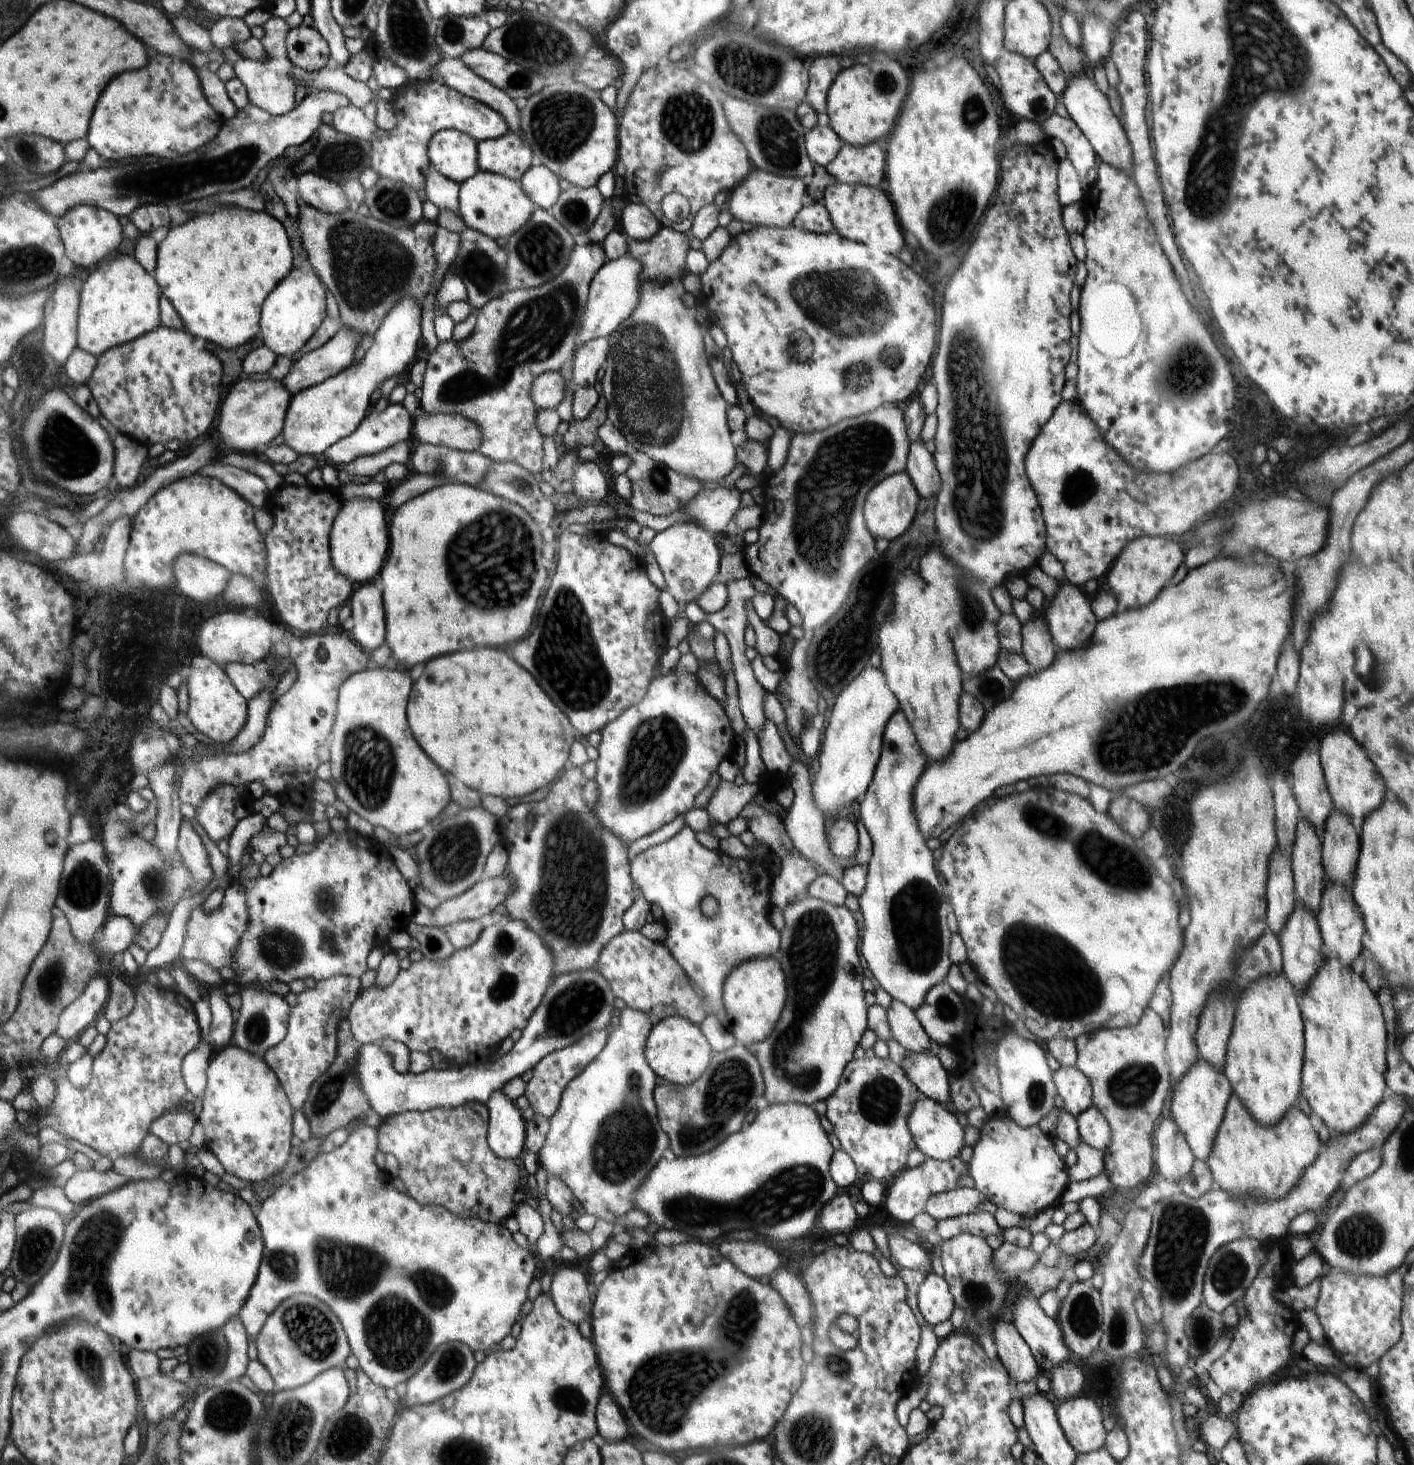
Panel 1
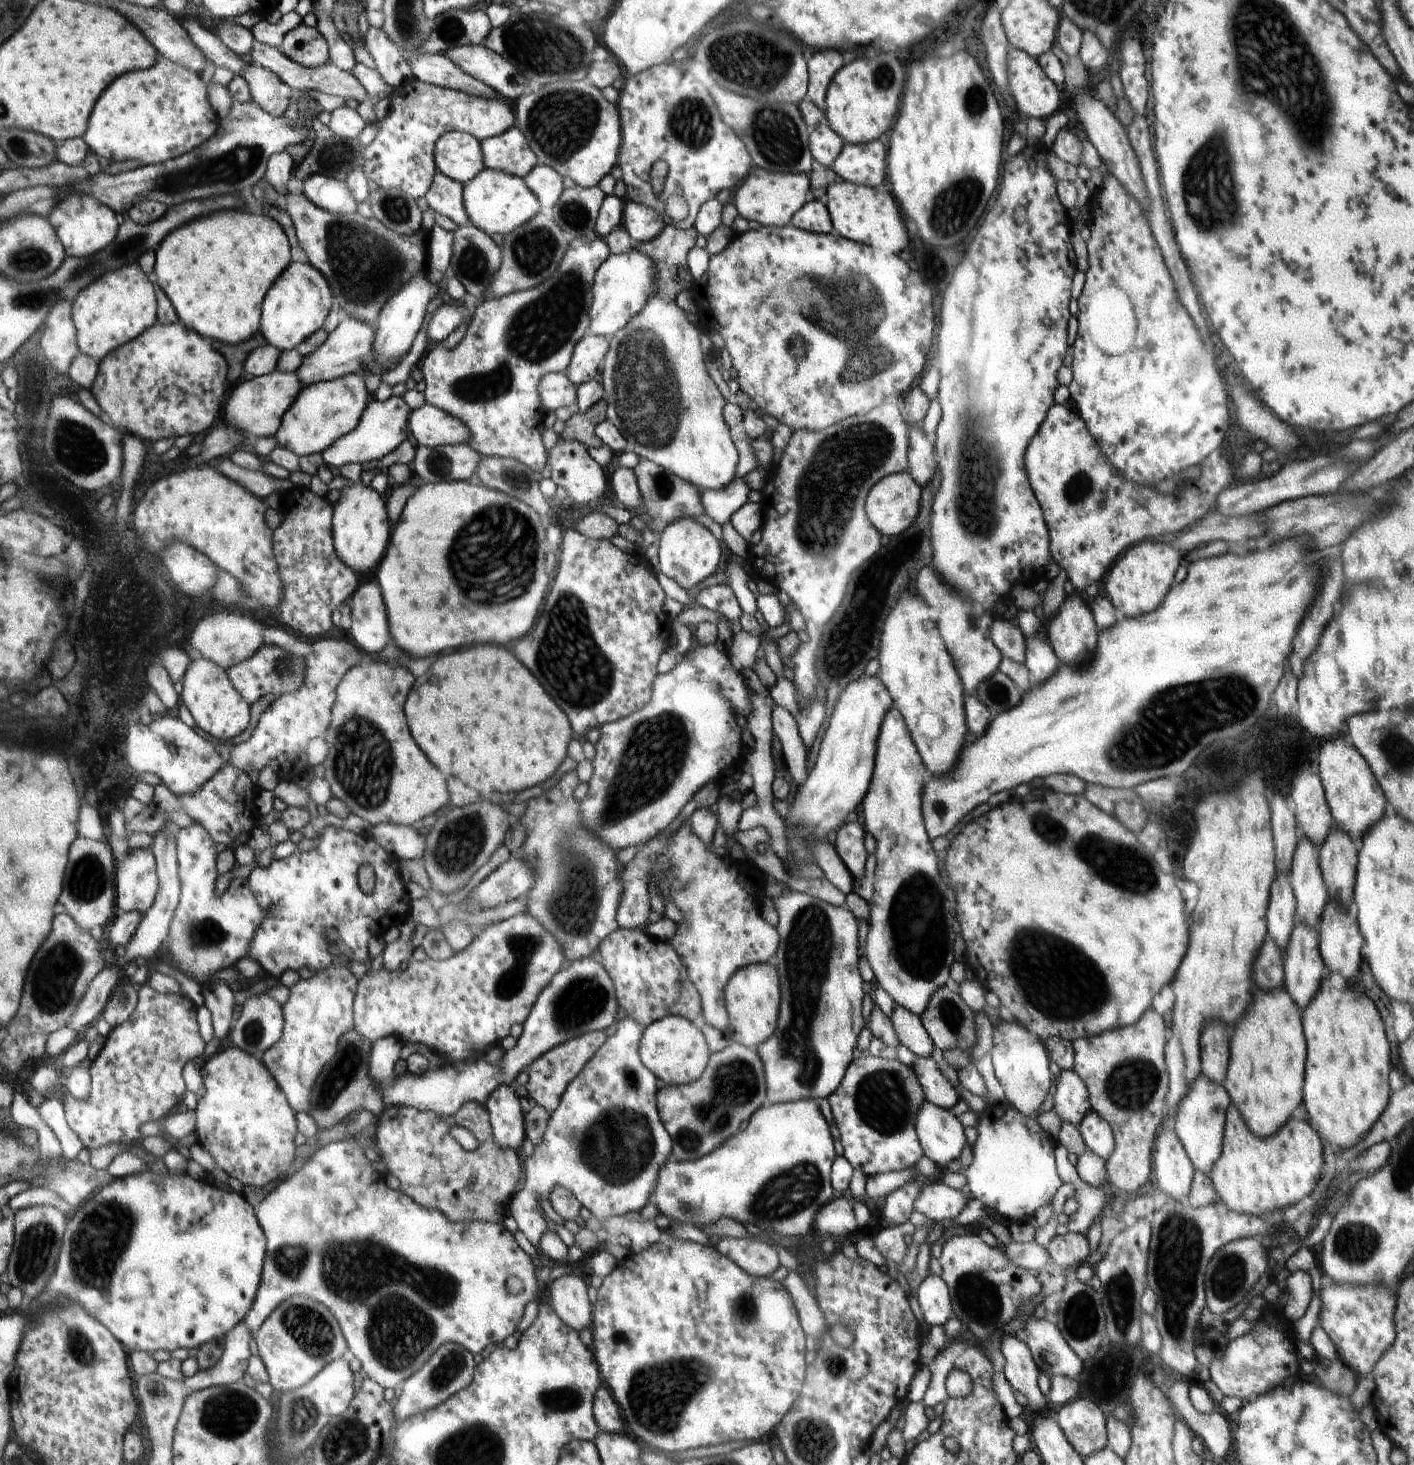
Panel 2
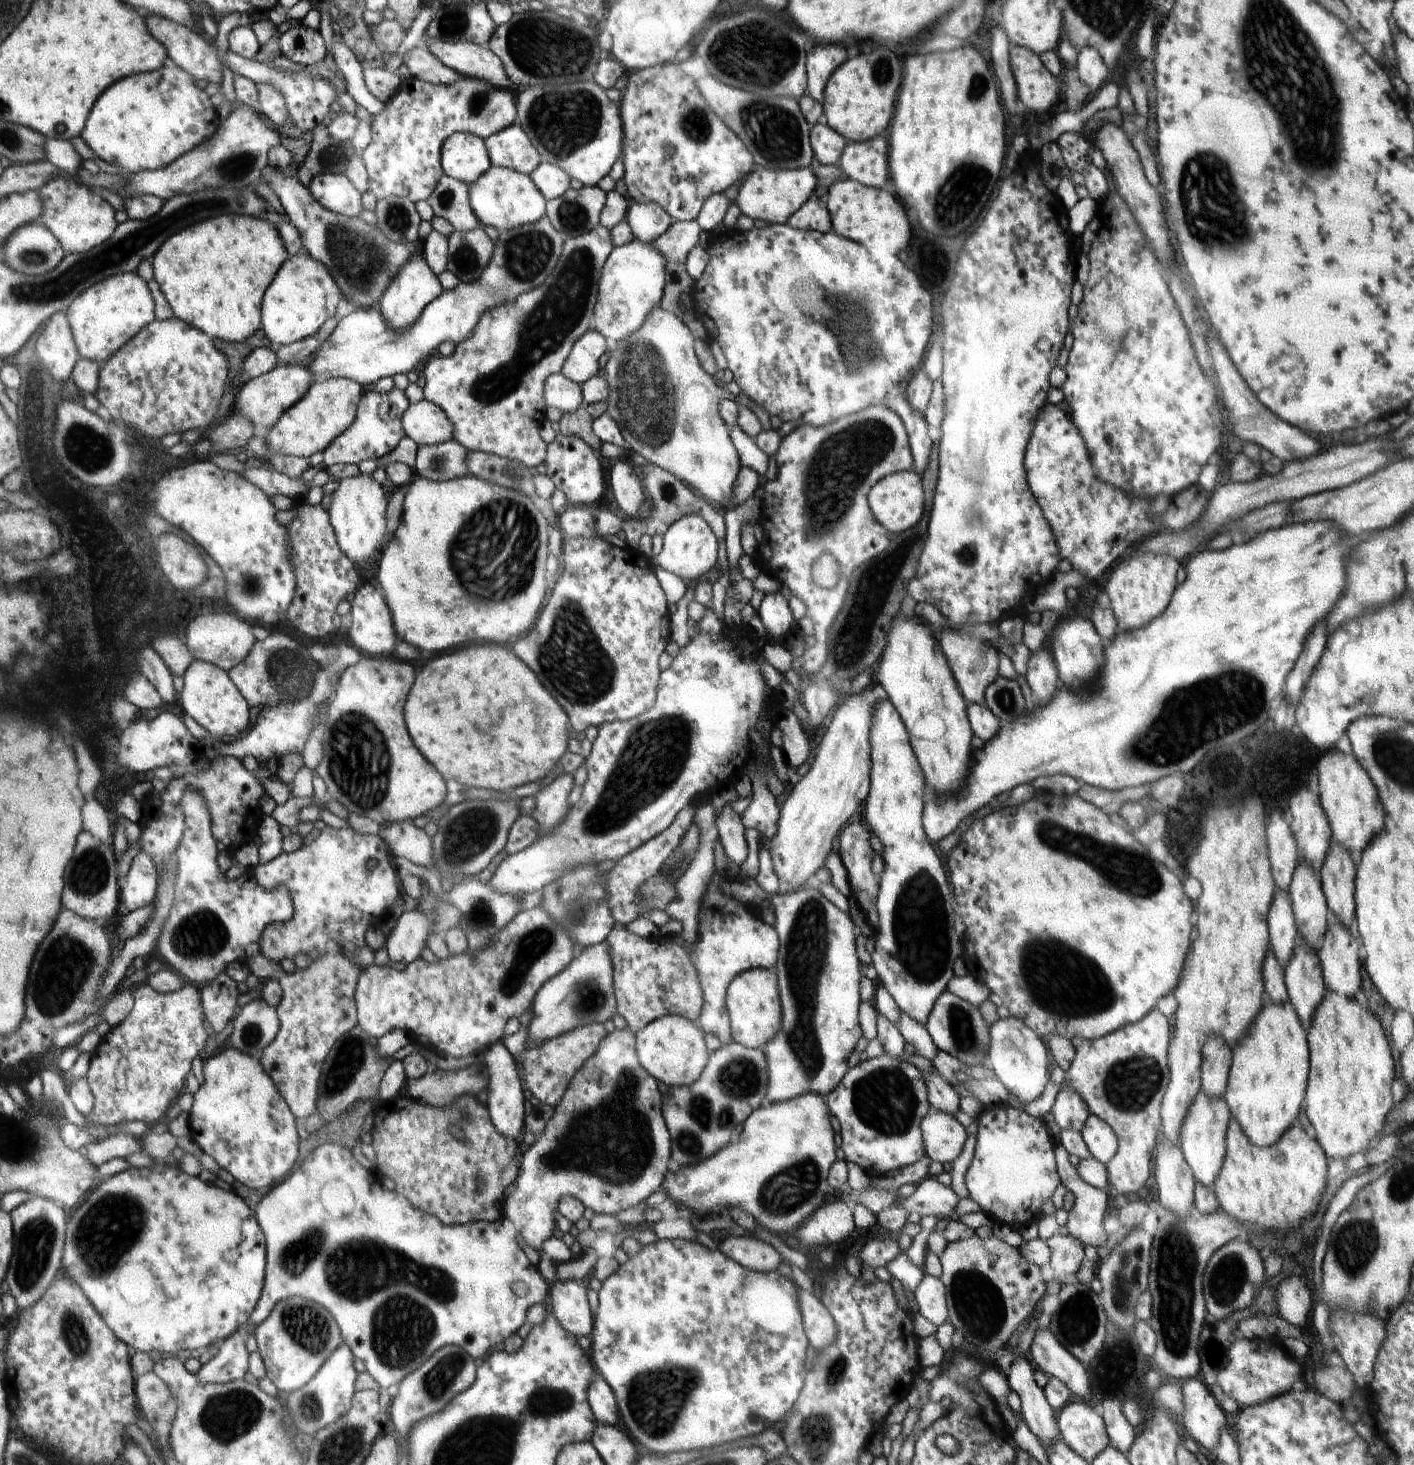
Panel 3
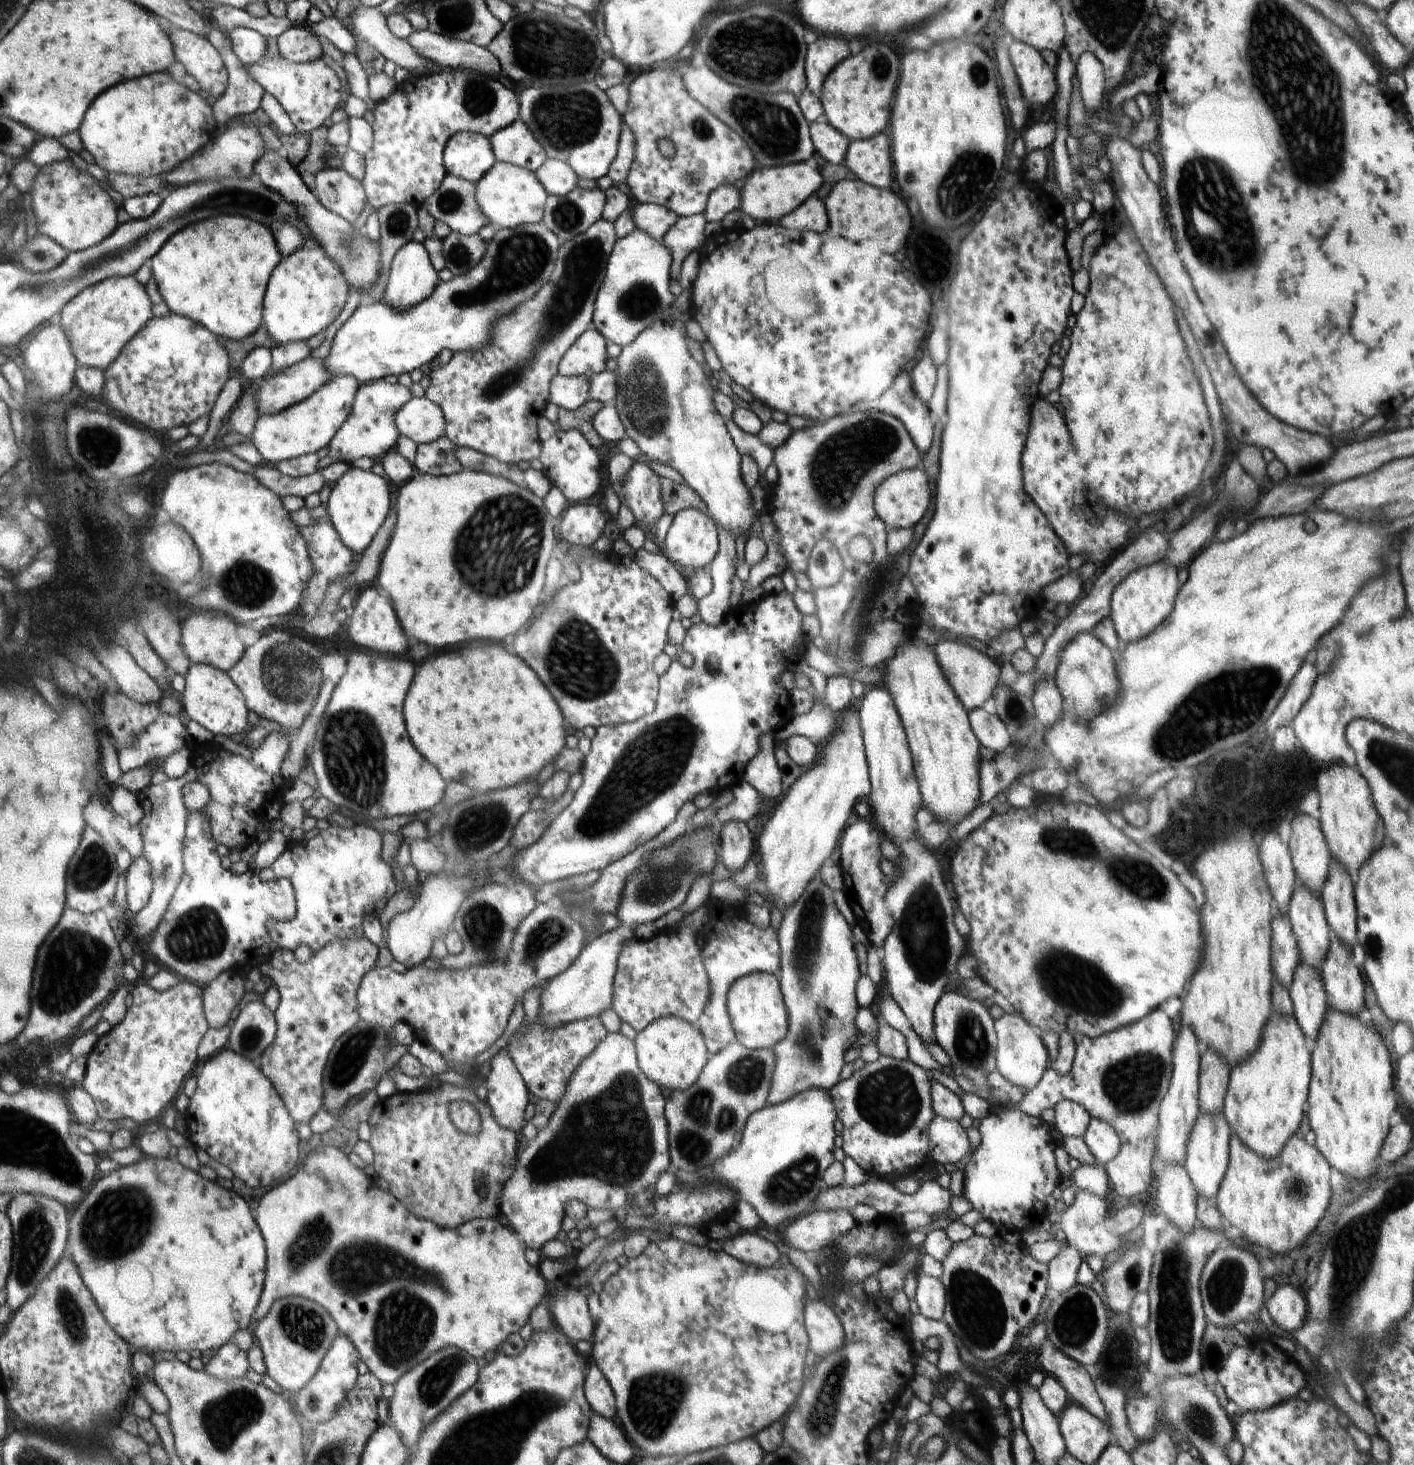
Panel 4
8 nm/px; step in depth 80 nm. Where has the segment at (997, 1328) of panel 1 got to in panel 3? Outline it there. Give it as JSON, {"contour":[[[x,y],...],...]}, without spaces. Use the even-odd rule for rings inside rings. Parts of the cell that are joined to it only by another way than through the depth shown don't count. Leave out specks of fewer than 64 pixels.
{"contour":[[[1019,1353],[1015,1354],[1005,1377],[1011,1390],[1020,1396],[1021,1412],[1018,1415],[1045,1449],[1049,1442],[1060,1437],[1060,1431],[1056,1425],[1056,1414],[1046,1400],[1043,1388],[1034,1381],[1035,1372],[1029,1356]]]}

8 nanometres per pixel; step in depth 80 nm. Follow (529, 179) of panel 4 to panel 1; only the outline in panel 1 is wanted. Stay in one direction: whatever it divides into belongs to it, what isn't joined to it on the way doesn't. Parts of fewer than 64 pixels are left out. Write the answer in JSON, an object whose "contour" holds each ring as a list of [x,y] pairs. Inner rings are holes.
{"contour":[[[479,171],[472,178],[460,183],[459,216],[472,230],[477,230],[494,240],[508,238],[526,226],[536,208],[531,197],[524,192],[520,181],[496,173]]]}

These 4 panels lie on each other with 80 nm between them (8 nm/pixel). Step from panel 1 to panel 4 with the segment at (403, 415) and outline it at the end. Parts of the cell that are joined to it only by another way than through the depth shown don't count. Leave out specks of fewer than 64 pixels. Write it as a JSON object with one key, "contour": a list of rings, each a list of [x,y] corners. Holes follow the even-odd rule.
{"contour":[[[380,379],[374,383],[362,384],[355,394],[352,410],[346,422],[328,443],[327,455],[333,461],[346,461],[352,464],[354,460],[363,456],[380,460],[386,453],[392,452],[401,438],[394,420],[395,414],[412,397],[410,389],[400,383],[389,384]]]}

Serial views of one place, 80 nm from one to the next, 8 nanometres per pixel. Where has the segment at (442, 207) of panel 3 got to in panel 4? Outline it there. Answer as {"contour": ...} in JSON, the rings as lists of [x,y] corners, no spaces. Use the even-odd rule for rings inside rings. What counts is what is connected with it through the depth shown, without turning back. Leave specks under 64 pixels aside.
{"contour":[[[447,174],[438,190],[426,199],[424,206],[428,212],[440,222],[445,222],[452,230],[463,235],[473,235],[486,224],[490,224],[489,219],[484,216],[475,199],[476,185],[464,179]]]}

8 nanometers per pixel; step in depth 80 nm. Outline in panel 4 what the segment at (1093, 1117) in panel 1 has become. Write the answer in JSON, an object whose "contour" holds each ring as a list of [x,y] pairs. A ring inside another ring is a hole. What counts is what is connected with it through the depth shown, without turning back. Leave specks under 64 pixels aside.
{"contour":[[[1097,1118],[1090,1119],[1083,1139],[1096,1162],[1103,1166],[1118,1154],[1121,1147],[1121,1140],[1114,1128]]]}

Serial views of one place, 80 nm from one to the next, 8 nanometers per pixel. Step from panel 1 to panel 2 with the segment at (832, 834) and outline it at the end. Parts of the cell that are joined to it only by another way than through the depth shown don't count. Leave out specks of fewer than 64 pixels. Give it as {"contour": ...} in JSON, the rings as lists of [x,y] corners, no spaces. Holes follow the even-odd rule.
{"contour":[[[848,821],[837,828],[834,846],[838,856],[851,872],[852,876],[860,876],[864,872],[866,862],[866,850],[864,850],[864,830],[858,823]]]}

